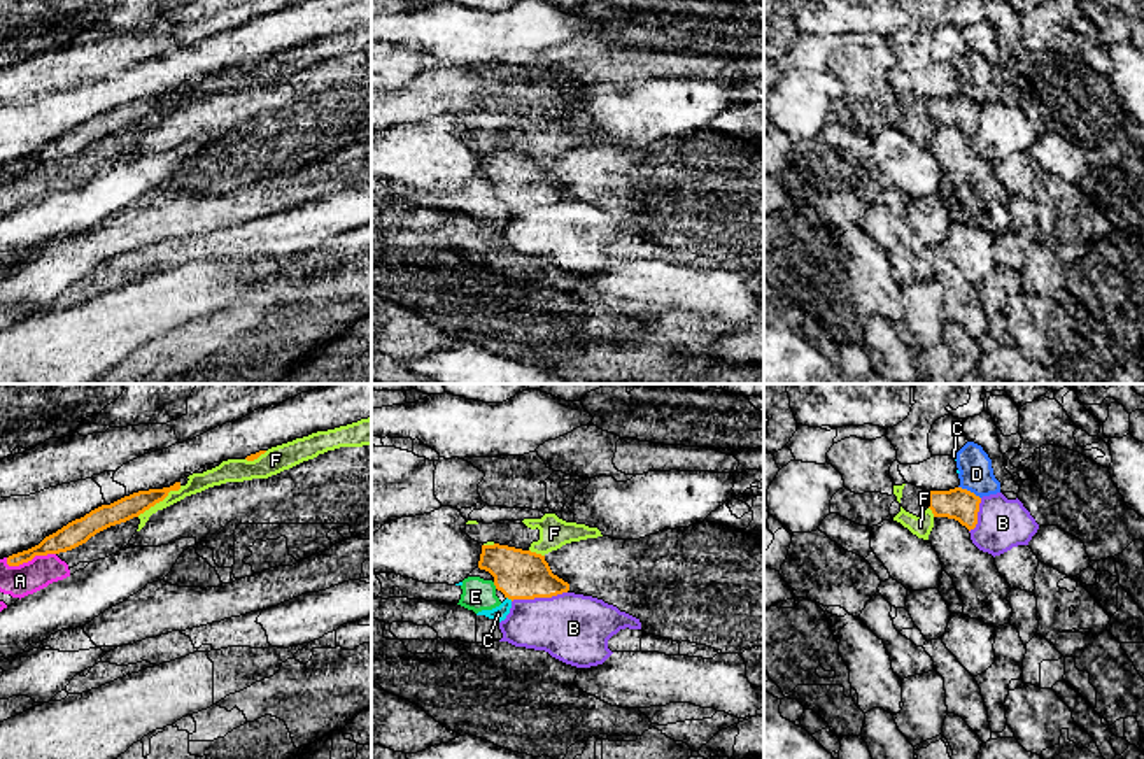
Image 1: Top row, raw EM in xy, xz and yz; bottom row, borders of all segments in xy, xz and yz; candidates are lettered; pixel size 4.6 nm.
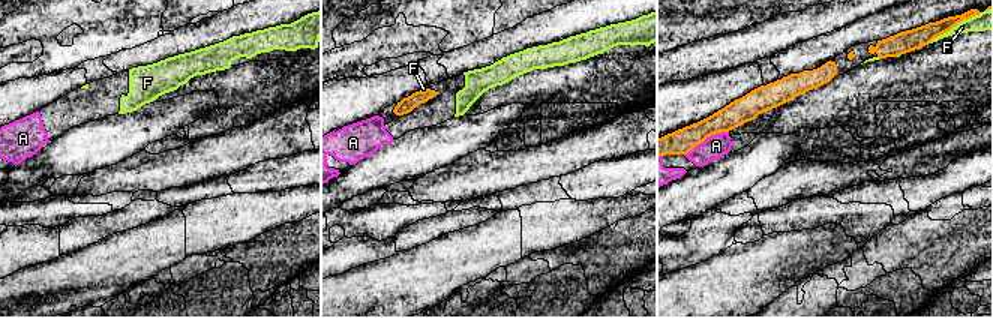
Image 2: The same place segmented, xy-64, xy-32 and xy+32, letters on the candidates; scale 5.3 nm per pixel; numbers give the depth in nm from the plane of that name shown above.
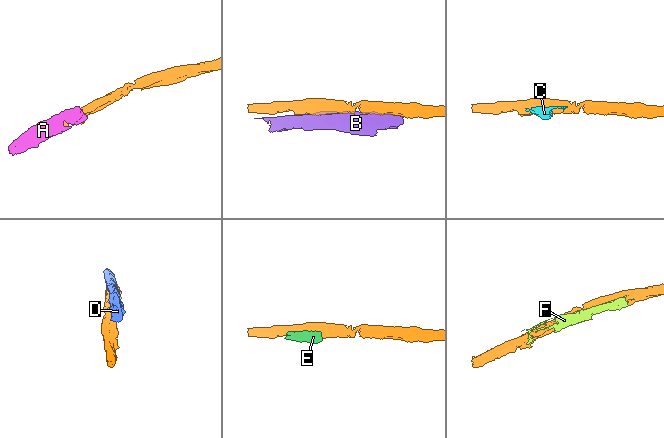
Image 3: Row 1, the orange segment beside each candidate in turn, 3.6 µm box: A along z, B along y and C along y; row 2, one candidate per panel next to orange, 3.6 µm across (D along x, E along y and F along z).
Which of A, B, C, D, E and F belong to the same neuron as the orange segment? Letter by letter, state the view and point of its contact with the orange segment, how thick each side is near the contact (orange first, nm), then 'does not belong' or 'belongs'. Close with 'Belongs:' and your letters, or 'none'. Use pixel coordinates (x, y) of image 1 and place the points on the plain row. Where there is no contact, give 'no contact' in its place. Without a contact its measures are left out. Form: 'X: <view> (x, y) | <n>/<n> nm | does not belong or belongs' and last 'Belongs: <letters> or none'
A: xy (30, 167) | 120/140 nm | does not belong
B: xz (538, 204) | 220/320 nm | does not belong
C: xz (510, 205) | 220/70 nm | does not belong
D: yz (969, 99) | 150/160 nm | does not belong
E: xz (494, 191) | 220/150 nm | does not belong
F: xy (158, 109) | 110/90 nm | does not belong
Belongs: none

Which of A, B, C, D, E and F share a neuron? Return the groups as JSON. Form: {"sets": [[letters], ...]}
{"sets": [["A", "F"], ["B"], ["C", "D", "E"]]}

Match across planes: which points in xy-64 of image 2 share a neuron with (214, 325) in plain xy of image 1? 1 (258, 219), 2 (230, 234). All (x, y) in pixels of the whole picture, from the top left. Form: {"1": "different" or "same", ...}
{"1": "different", "2": "different"}

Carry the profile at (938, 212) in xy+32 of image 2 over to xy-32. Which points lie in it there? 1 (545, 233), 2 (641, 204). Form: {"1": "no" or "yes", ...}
{"1": "no", "2": "no"}

